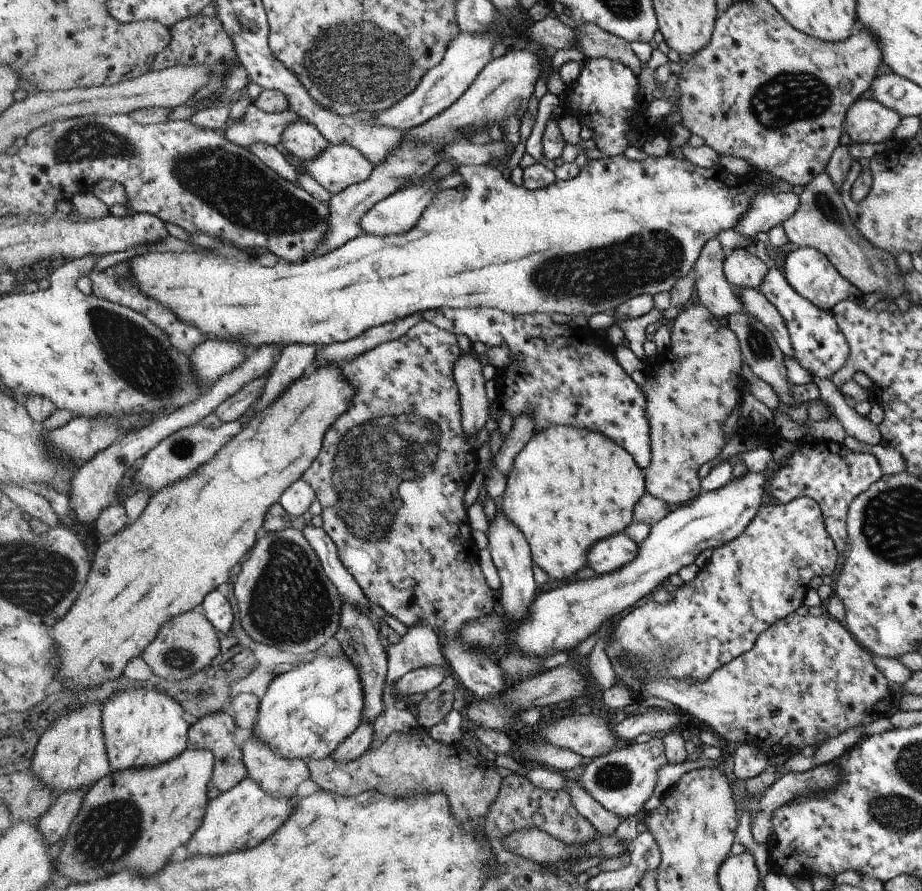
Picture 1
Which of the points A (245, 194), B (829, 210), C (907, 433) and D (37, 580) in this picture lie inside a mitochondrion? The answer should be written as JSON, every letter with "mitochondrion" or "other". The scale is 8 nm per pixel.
{"A":"mitochondrion","B":"mitochondrion","C":"other","D":"mitochondrion"}

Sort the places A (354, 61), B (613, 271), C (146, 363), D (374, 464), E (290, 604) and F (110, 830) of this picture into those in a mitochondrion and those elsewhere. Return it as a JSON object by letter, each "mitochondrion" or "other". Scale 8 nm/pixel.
{"A":"mitochondrion","B":"mitochondrion","C":"mitochondrion","D":"mitochondrion","E":"mitochondrion","F":"mitochondrion"}

